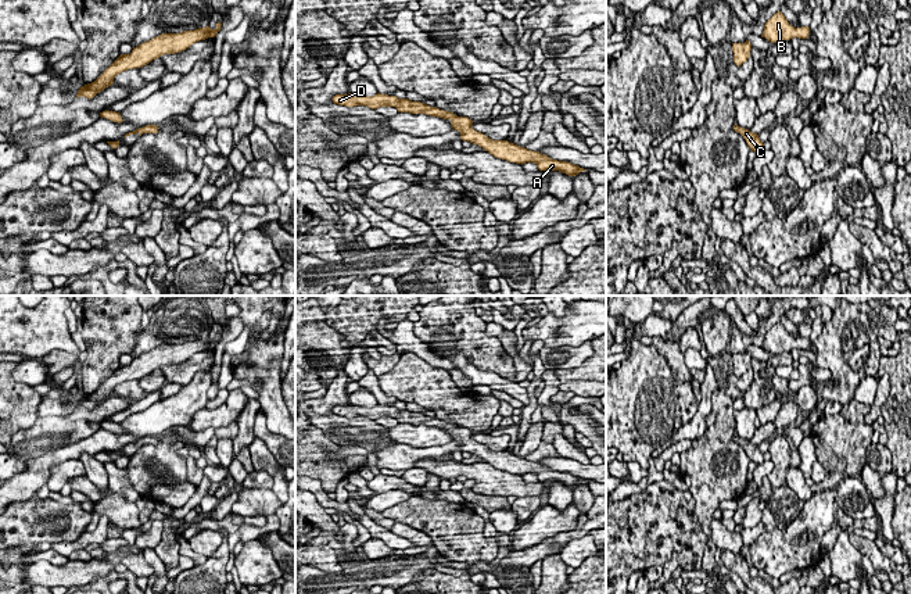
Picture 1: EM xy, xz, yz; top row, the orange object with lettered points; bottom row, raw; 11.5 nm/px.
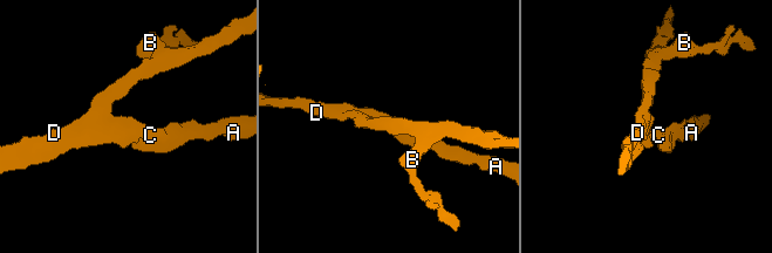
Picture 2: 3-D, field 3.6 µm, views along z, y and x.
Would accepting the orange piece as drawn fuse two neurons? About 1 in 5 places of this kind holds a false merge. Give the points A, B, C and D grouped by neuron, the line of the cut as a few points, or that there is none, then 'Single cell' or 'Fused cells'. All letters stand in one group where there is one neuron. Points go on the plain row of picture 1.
Groups: A B C D. No split. Single cell

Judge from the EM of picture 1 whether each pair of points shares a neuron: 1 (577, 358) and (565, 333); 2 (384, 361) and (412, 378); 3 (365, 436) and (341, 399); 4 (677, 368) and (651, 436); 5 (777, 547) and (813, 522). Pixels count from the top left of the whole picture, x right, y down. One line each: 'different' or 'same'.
1: different
2: different
3: different
4: different
5: same

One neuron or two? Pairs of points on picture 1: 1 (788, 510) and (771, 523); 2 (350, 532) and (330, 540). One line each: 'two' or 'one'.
1: one
2: one

